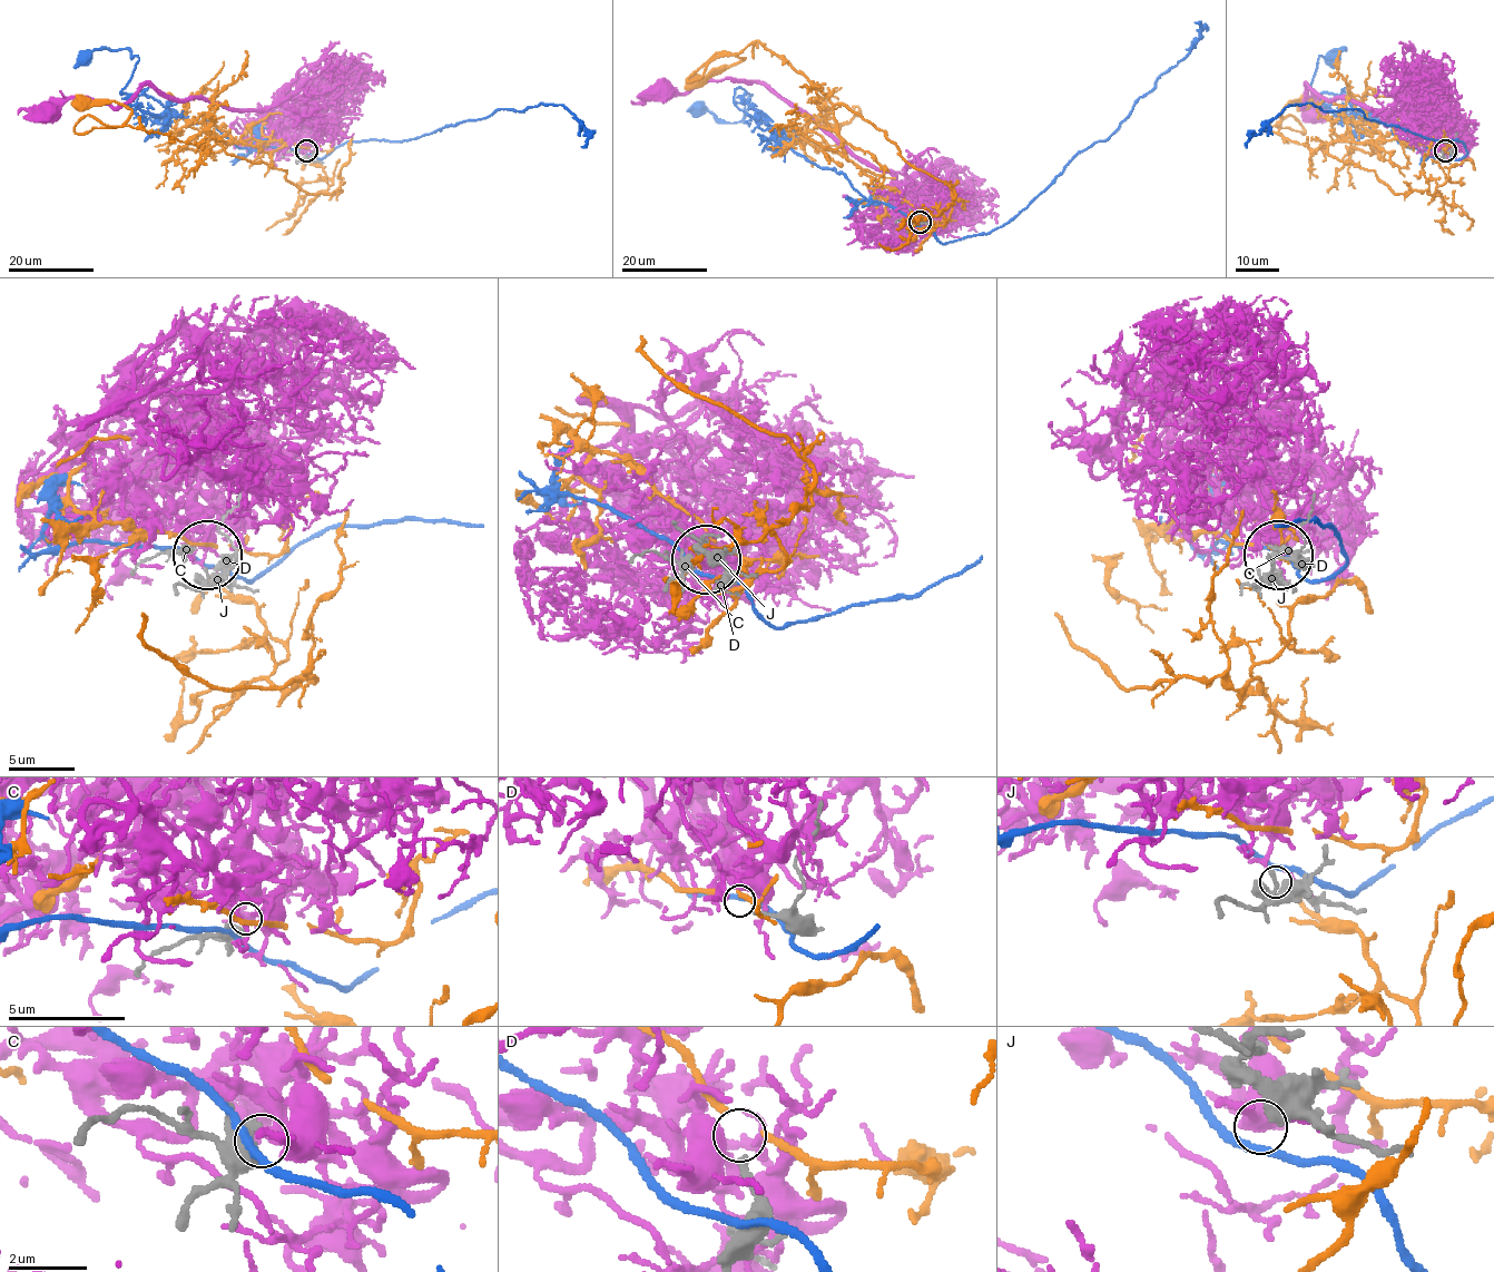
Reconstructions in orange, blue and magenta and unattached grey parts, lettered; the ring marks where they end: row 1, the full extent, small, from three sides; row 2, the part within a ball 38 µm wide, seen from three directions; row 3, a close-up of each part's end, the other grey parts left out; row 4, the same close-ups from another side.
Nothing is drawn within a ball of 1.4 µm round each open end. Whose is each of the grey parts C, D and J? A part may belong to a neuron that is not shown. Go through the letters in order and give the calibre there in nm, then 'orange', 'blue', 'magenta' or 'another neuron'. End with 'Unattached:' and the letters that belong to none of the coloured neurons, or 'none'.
C: calibre 320 nm; magenta
D: calibre 190 nm; orange
J: calibre 460 nm; another neuron
Unattached: J

